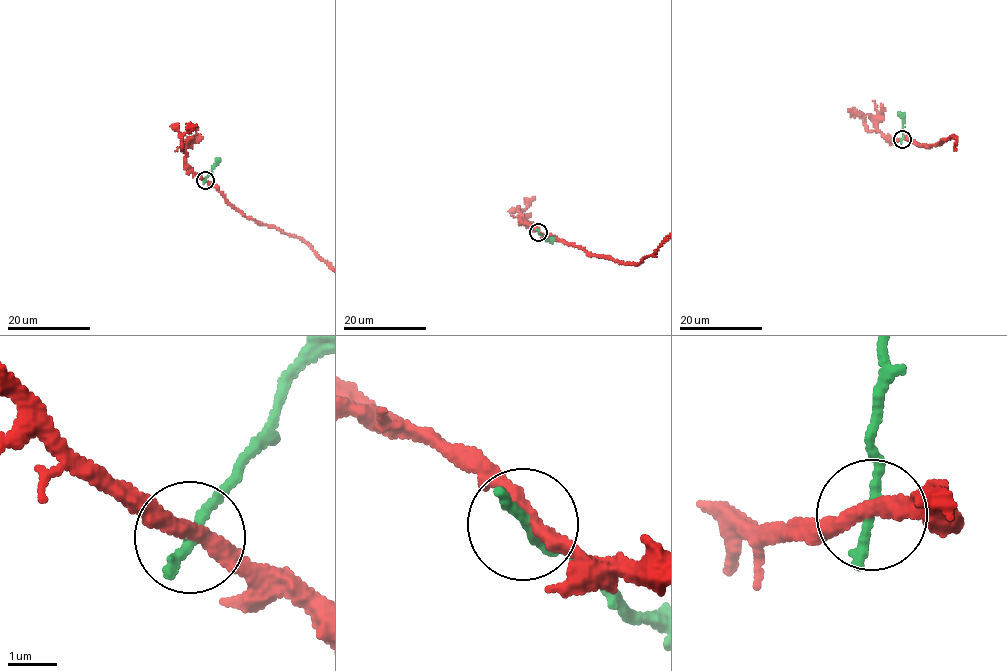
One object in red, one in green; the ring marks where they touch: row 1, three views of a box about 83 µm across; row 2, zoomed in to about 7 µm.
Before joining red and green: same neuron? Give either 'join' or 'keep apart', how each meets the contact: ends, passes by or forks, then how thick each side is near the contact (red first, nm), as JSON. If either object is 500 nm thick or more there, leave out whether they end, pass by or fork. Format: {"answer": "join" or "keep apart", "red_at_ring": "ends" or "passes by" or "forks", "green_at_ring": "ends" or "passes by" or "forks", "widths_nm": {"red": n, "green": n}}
{"answer": "keep apart", "red_at_ring": "passes by", "green_at_ring": "ends", "widths_nm": {"red": 320, "green": 240}}

